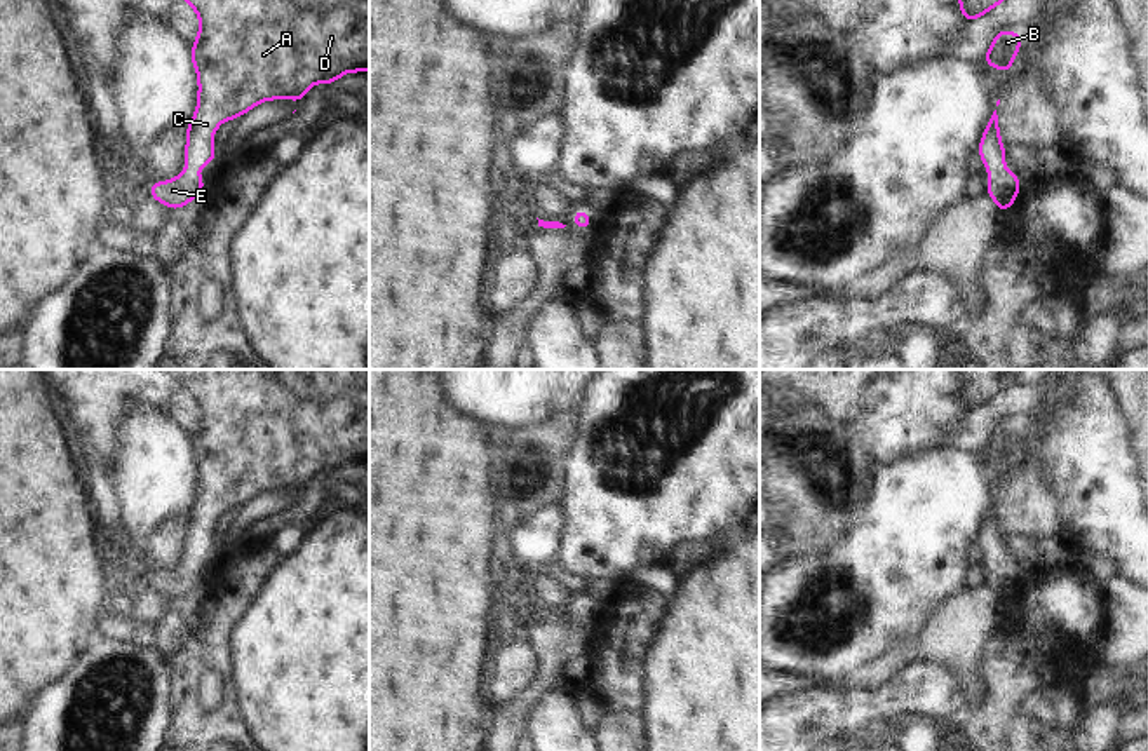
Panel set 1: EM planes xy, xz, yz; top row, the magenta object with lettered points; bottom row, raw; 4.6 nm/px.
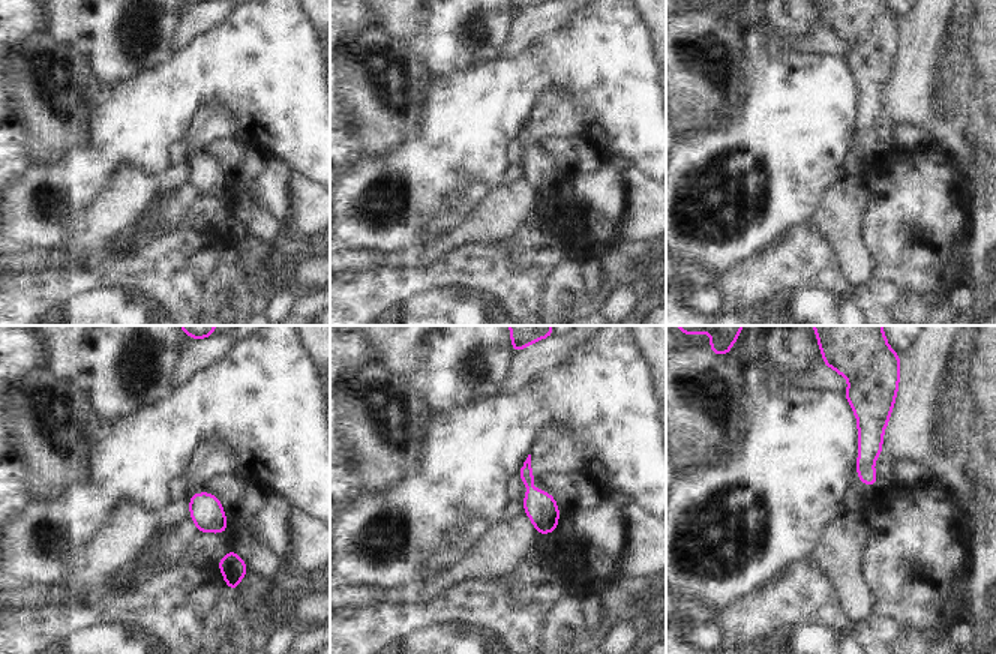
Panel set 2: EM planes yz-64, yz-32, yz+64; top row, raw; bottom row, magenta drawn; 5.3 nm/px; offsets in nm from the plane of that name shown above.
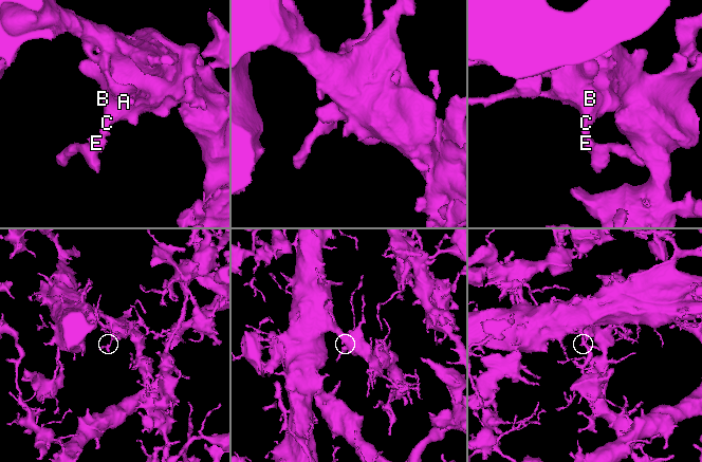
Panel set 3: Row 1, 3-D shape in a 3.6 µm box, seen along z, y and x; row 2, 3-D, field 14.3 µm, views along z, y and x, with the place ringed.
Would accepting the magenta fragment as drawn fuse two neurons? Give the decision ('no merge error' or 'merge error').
no merge error

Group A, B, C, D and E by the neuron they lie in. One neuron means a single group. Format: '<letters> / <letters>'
A B C D E

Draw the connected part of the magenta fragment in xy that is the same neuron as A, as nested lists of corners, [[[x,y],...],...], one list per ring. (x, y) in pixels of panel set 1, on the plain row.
[[[169,369],[179,385],[195,399],[199,404],[200,418],[195,434],[192,436],[192,453],[199,463],[199,493],[195,505],[186,519],[186,545],[185,554],[186,561],[174,570],[153,573],[150,577],[150,585],[169,596],[171,599],[179,599],[199,584],[204,582],[204,572],[195,563],[199,558],[207,556],[216,549],[213,542],[213,524],[223,511],[239,509],[242,504],[251,500],[261,491],[267,490],[296,490],[303,491],[305,481],[317,474],[333,474],[345,462],[369,462],[369,369]]]

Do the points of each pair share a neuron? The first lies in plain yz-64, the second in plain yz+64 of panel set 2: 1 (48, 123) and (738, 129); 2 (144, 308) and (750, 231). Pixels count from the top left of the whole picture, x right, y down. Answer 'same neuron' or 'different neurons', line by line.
1: different neurons
2: different neurons

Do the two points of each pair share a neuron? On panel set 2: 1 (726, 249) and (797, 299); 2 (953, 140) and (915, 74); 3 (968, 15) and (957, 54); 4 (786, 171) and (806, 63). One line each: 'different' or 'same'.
1: different
2: same
3: different
4: same

